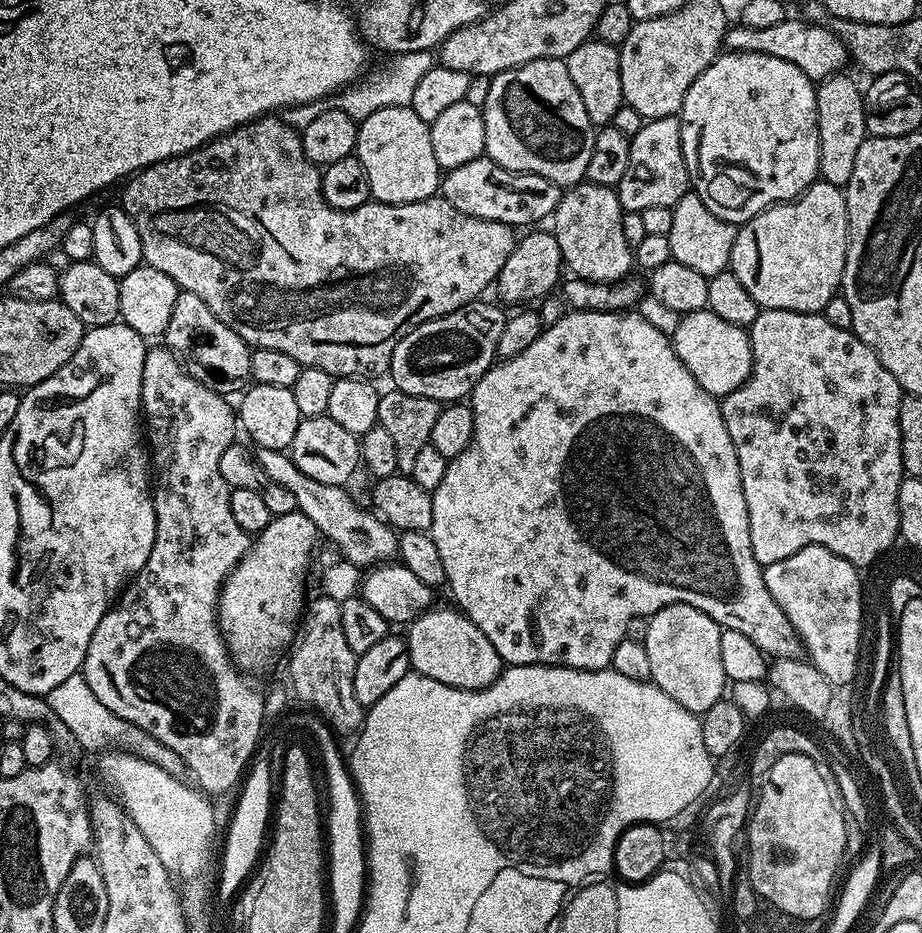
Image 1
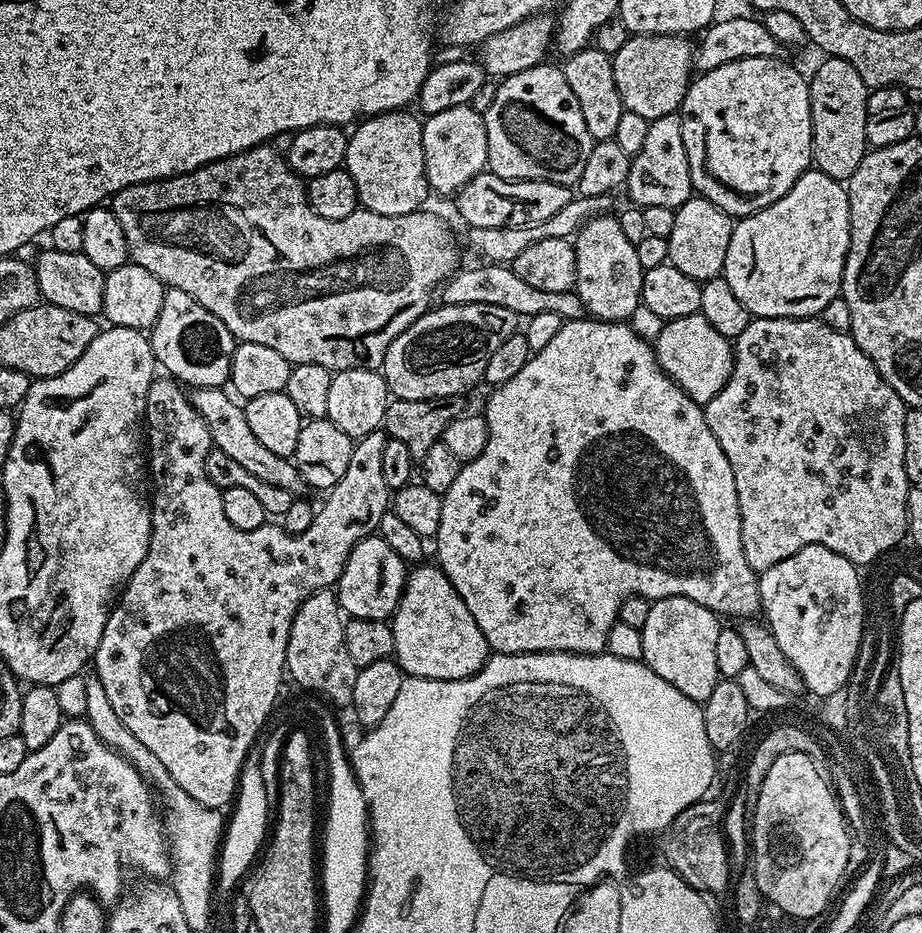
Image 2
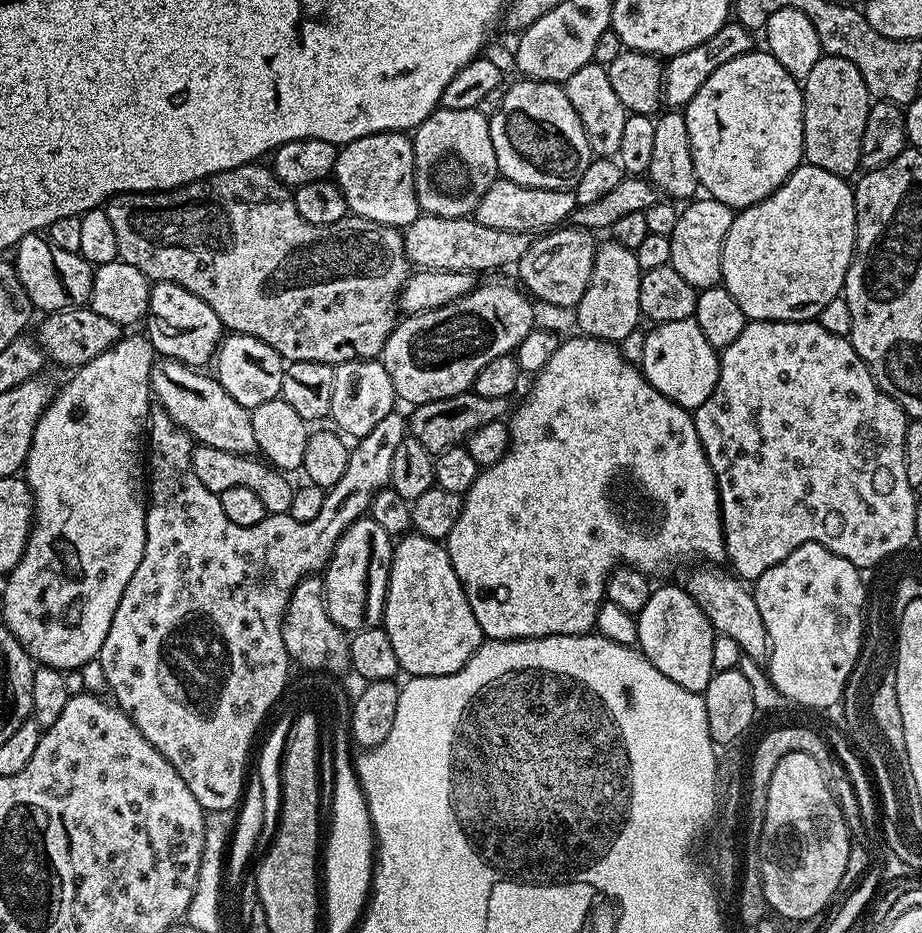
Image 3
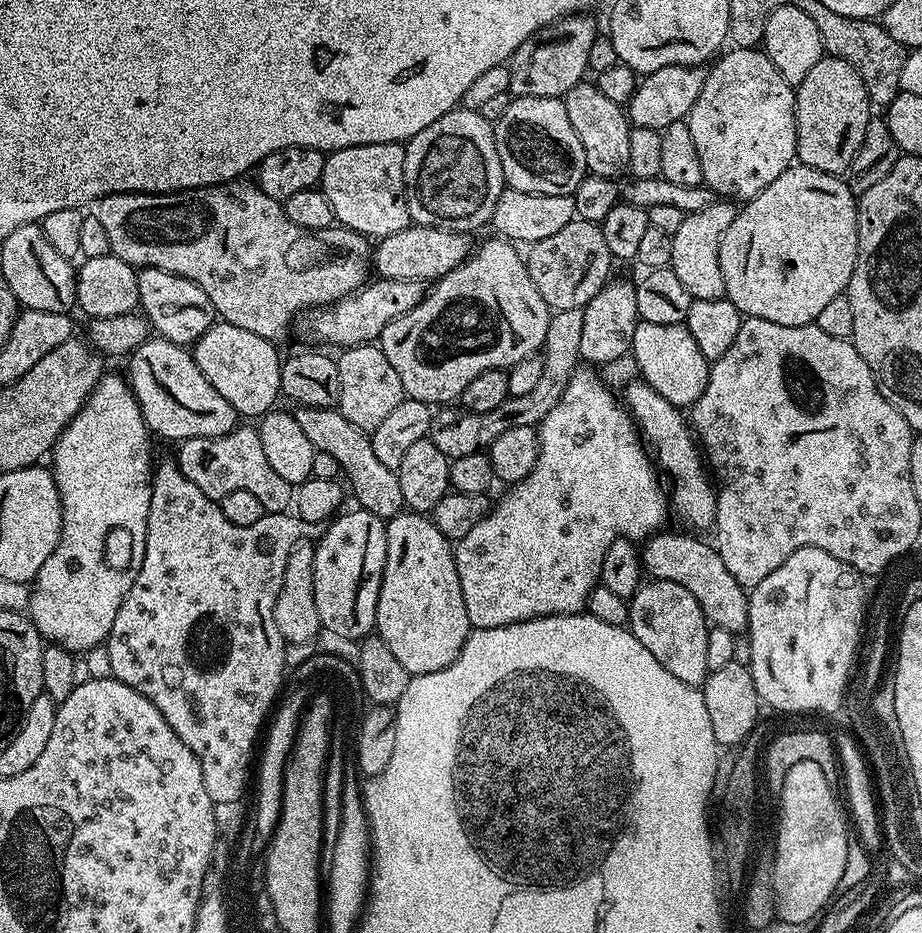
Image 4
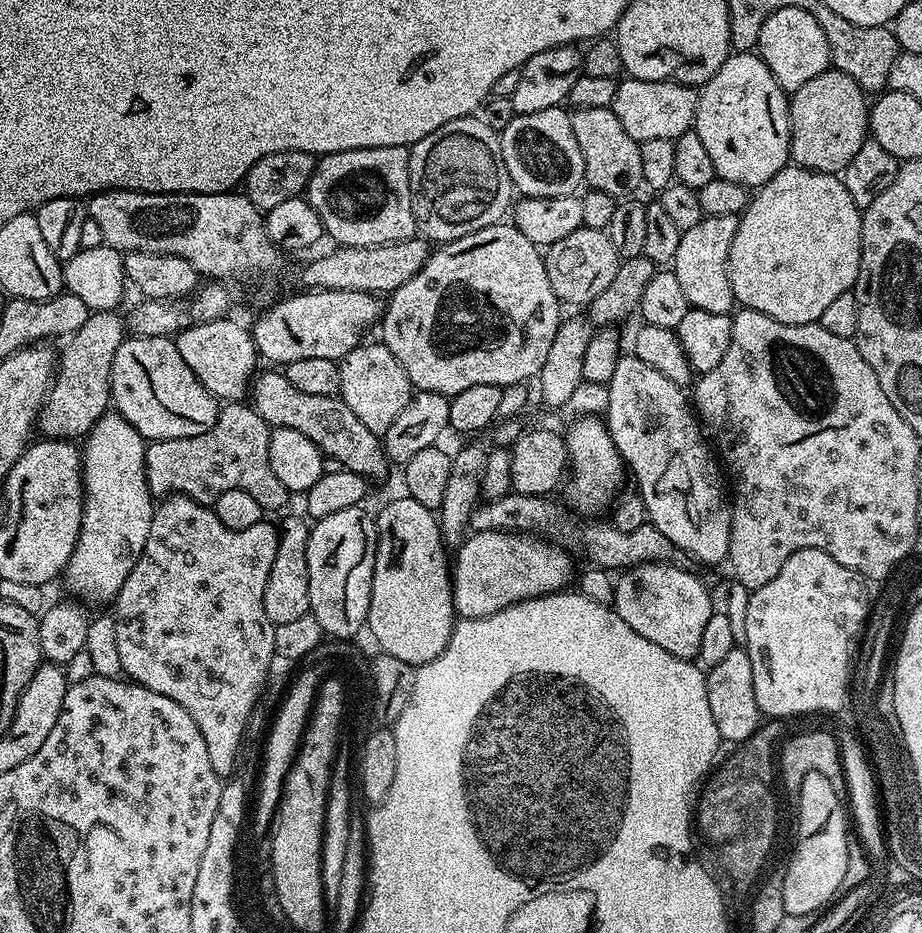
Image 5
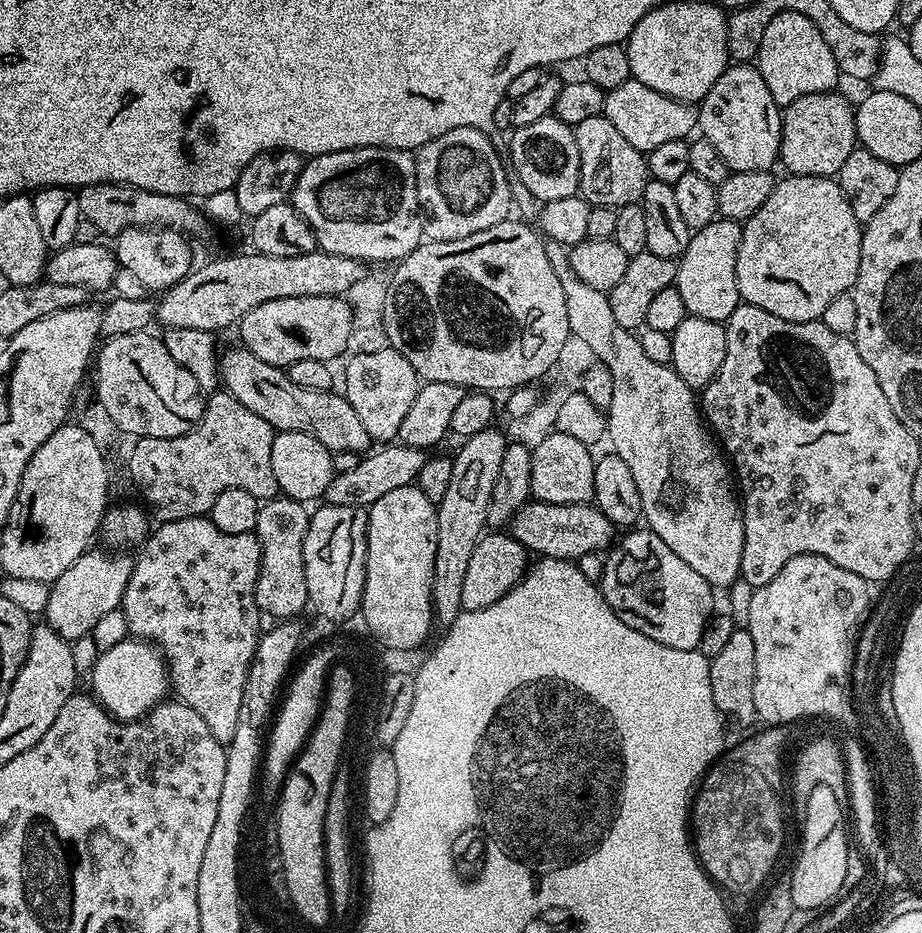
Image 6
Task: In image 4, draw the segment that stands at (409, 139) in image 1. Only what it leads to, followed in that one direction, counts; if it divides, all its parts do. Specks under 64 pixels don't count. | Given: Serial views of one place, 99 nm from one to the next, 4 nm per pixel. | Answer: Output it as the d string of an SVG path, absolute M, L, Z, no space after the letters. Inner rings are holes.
M403 143L367 144L327 153L318 187L330 202L339 227L359 232L365 238L383 238L409 227L404 149Z

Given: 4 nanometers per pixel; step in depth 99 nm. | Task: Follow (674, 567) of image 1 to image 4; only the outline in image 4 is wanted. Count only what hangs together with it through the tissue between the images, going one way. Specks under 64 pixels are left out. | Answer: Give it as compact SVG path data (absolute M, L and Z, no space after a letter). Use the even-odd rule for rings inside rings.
M583 370L577 371L568 384L568 389L562 394L562 398L546 414L546 418L538 425L538 439L540 441L540 454L535 467L525 480L519 480L507 489L508 492L500 501L495 501L494 507L489 515L484 516L460 540L455 541L454 551L456 554L456 569L458 570L458 582L462 582L462 598L466 602L466 614L469 625L473 629L478 628L505 628L511 624L521 624L524 620L536 620L539 616L574 616L583 613L588 606L588 595L598 587L600 571L603 566L603 558L611 544L624 537L633 542L644 542L665 527L664 524L670 520L670 500L660 489L661 477L658 469L645 445L642 443L641 435L637 429L636 422L629 415L628 409L618 399L613 389L604 385L603 379L598 375L591 376Z

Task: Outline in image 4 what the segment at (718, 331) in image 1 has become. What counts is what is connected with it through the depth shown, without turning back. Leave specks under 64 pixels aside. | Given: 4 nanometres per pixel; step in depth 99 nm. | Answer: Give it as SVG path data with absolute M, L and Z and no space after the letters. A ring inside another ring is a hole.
M687 323L658 326L637 324L634 330L631 356L638 362L639 379L649 384L678 409L688 410L696 404L708 386L710 361L698 350L694 334L690 334Z

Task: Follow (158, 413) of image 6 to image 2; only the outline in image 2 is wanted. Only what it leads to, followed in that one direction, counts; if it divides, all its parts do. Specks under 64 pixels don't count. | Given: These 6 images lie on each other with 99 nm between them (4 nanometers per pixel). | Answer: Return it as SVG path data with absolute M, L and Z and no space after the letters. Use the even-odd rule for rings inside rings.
M193 388L190 392L190 399L192 405L198 410L198 414L202 414L212 435L214 447L222 450L222 454L234 458L234 462L239 462L245 470L250 470L254 478L262 478L262 482L270 482L270 486L278 486L293 494L305 491L306 485L295 463L289 457L270 454L270 450L266 450L266 446L262 446L262 442L254 438L246 422L243 407L239 403L236 405L237 401L224 388Z

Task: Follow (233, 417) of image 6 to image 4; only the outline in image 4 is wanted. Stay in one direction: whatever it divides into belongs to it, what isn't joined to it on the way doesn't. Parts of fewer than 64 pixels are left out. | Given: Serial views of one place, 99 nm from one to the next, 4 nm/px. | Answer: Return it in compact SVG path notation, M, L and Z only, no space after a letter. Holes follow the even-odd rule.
M237 426L216 439L181 440L177 448L180 449L174 453L174 459L182 474L186 474L186 478L190 478L190 482L211 500L218 502L226 494L234 494L234 490L246 490L262 502L265 513L288 512L293 507L294 485L272 469L255 427Z

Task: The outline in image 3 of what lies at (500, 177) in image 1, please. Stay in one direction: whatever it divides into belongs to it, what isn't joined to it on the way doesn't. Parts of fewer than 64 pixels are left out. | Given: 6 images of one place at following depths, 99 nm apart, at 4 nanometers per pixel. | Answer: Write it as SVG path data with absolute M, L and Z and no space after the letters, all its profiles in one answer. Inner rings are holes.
M497 178L490 190L482 194L474 219L482 226L494 226L498 230L543 234L563 225L577 206L575 191L567 188L531 188Z

